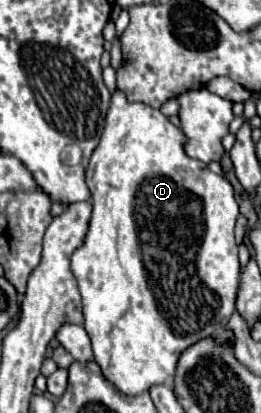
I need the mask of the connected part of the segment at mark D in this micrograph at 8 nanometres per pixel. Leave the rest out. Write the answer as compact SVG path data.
M117 89L111 93L111 105L105 119L105 129L101 135L101 141L97 149L91 155L91 161L87 165L87 187L93 195L93 215L89 223L89 231L85 237L83 247L79 247L73 253L71 259L71 271L77 279L79 293L83 299L83 315L85 315L85 331L93 345L93 357L95 363L101 367L103 377L115 385L125 395L139 395L151 389L153 385L165 383L173 377L177 367L177 357L197 341L211 337L219 333L225 327L225 321L235 311L235 299L237 299L237 287L239 287L239 257L237 257L237 243L235 243L235 221L239 217L239 205L235 201L235 193L231 183L223 175L215 175L203 161L197 161L185 153L185 133L181 133L179 127L175 127L159 109L153 109L145 103L131 103L127 101L125 93Z

